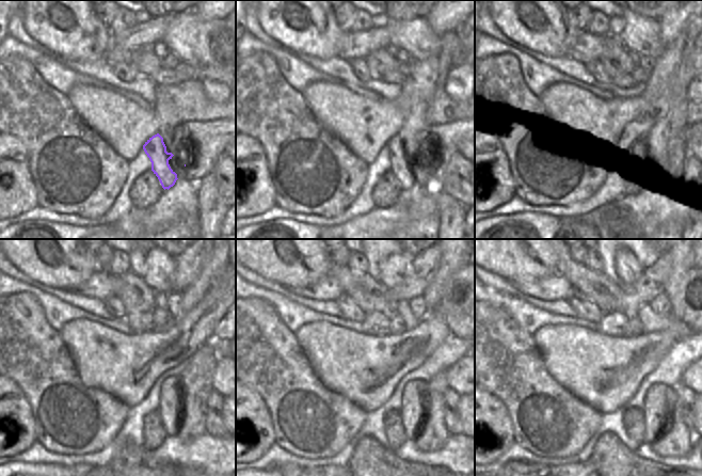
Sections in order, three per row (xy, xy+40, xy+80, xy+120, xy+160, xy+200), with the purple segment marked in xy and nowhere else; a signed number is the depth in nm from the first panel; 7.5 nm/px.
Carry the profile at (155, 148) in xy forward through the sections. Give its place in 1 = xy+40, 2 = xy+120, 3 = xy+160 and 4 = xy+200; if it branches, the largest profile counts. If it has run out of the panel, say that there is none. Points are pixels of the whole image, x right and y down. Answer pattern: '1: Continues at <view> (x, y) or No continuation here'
1: Continues at xy+40 (402, 164)
2: Continues at xy+120 (173, 393)
3: Continues at xy+160 (413, 414)
4: Continues at xy+200 (659, 401).

